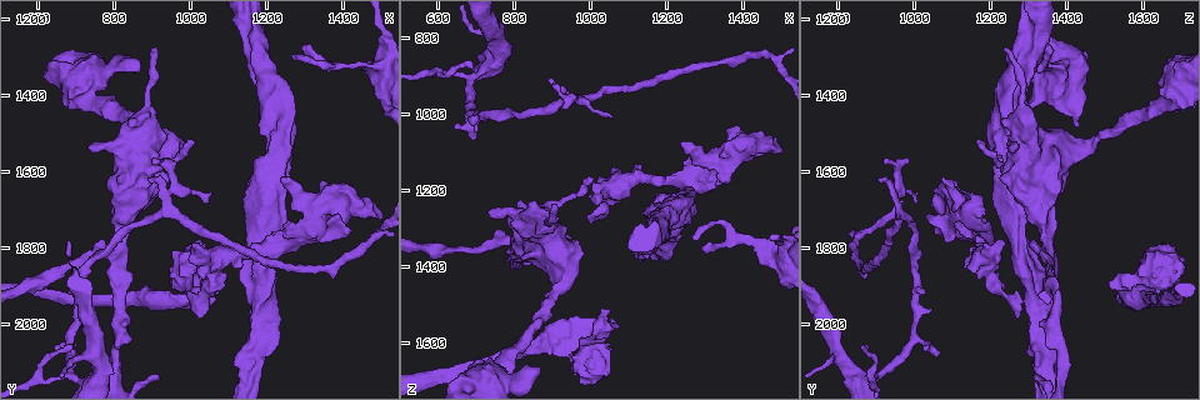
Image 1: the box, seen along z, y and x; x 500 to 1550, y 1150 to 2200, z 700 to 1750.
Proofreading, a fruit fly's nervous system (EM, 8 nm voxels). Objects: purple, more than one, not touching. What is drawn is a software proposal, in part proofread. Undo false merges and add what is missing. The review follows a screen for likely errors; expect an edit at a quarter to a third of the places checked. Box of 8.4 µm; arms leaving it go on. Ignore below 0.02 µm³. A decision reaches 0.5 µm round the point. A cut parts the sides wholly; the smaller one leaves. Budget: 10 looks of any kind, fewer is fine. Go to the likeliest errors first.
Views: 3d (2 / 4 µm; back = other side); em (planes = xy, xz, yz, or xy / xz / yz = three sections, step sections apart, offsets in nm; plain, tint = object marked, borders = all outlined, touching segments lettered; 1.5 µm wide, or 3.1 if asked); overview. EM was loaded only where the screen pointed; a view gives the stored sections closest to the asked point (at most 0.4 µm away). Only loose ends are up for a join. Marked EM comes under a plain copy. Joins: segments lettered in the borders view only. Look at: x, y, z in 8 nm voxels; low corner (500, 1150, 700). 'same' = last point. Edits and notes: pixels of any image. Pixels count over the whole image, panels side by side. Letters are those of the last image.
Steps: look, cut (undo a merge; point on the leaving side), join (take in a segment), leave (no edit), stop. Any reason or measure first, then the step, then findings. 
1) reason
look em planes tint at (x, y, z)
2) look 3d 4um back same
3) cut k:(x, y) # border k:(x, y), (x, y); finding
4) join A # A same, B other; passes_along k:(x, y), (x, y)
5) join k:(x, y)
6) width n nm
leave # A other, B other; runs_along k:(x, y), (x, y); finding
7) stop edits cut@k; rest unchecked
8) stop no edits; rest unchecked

free end
look em planes tint at (920, 2140, 1330)

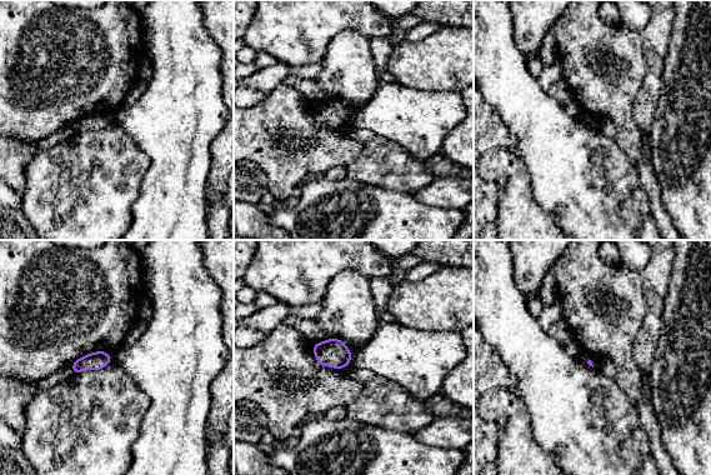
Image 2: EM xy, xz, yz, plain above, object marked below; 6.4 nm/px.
see the neighbours
look em planes borders same

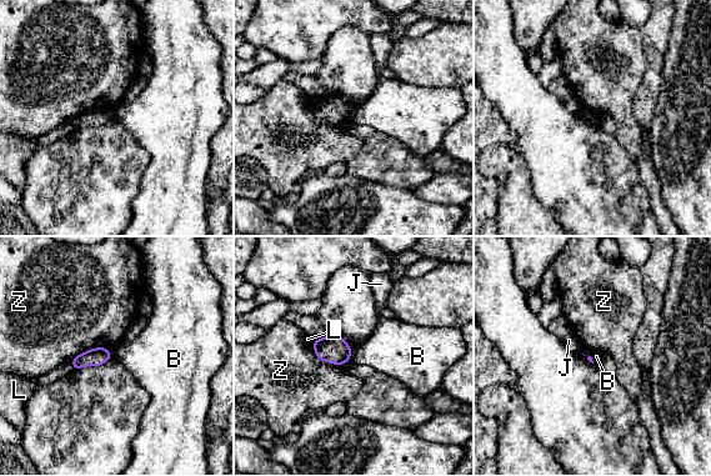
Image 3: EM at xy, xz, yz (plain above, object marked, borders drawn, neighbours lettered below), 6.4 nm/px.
longest_contact Z 240 nm
leave # B other, J other, L other, Z other; border 3:(353, 350), (348, 361); no lettered segment goes on from it

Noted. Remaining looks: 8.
an open end
look em planes borders at (1230, 2055, 1305)

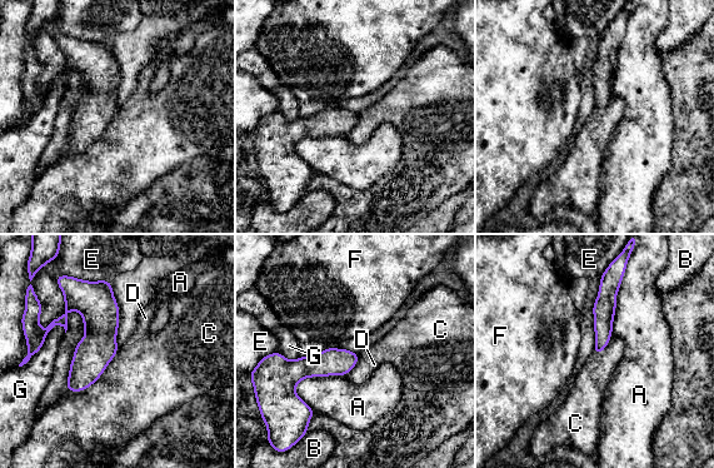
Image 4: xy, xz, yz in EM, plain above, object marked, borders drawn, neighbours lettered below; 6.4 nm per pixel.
leave # A other, B other, C other, D other, E other, F other, G other; runs_along 4:(280, 358), (288, 366), (354, 361); none of them fits

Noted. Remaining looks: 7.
stops while still wide
look 3d 4um back at (735, 1530, 1250)

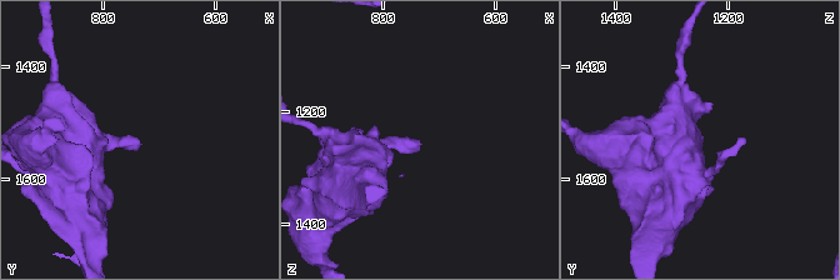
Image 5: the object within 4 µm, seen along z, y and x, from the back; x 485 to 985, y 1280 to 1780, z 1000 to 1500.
shape alone is not enough
look em planes borders at (740, 1535, 1250)

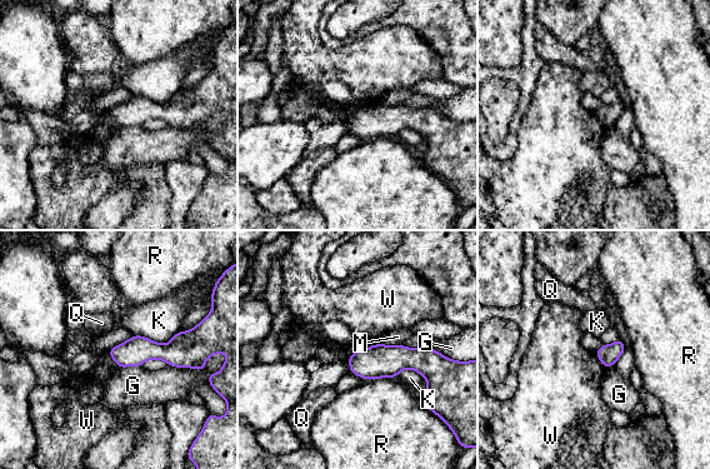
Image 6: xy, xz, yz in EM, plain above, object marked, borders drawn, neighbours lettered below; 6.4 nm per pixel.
leave # G other, K other, M other, Q other, R other, W other; runs_along 6:(191, 343), (179, 350), (113, 353); no lettered segment goes on from it

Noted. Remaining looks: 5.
thin arm on a thick one
look 3d 4um at (685, 2145, 905)

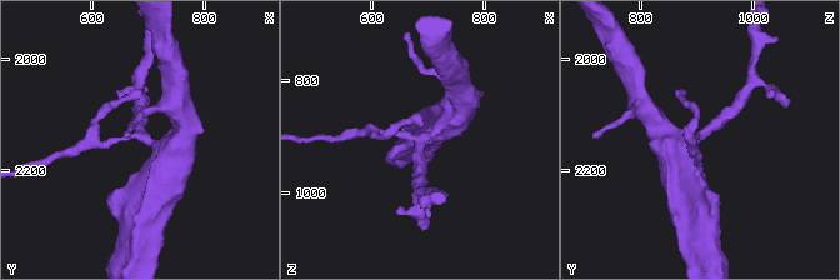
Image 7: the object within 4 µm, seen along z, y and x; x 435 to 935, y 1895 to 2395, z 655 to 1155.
arms 3; need the tissue
look em planes borders at (685, 2140, 905)

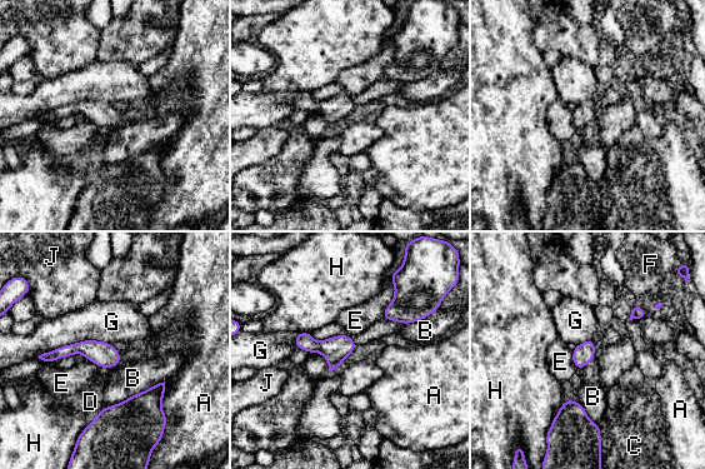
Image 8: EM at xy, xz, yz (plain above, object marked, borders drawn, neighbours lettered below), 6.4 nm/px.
leave # A other, B other, C other, D other, E other, F other, G other, H other, J other; border 8:(395, 294), (381, 318); all the same neuron

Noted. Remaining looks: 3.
stop no edits; rest unchecked

